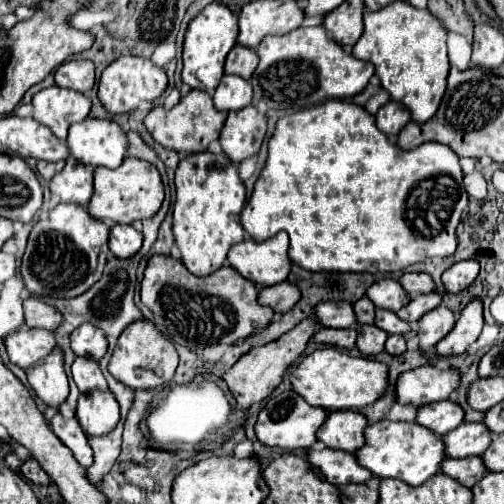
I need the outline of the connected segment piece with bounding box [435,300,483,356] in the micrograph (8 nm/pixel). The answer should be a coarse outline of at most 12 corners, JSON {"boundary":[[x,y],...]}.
{"boundary":[[471,300],[437,356],[463,354],[483,330],[483,304]]}

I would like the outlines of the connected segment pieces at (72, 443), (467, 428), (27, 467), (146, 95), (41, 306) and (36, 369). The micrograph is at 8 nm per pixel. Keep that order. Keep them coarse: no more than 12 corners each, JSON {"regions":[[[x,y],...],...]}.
{"regions":[[[51,418],[55,436],[89,468],[93,452],[77,418]],[[463,422],[441,440],[445,456],[481,456],[491,442],[483,422]],[[35,458],[23,462],[21,474],[33,484],[49,484]],[[121,56],[99,82],[111,114],[157,100],[167,88],[161,66]],[[43,300],[23,302],[29,328],[55,330],[63,316]],[[61,348],[27,368],[43,404],[59,408],[67,394]]]}

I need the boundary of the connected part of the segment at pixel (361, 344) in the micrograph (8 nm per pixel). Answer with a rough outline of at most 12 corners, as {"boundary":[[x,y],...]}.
{"boundary":[[375,324],[357,326],[357,348],[363,356],[385,350],[387,334]]}

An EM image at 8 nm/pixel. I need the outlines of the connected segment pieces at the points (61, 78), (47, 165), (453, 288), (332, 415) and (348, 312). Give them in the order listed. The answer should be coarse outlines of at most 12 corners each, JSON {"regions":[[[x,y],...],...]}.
{"regions":[[[91,60],[57,68],[55,84],[79,92],[95,86]],[[37,162],[37,170],[51,180],[65,162]],[[463,260],[443,272],[445,292],[459,294],[473,284],[479,262]],[[329,412],[317,440],[355,452],[365,444],[359,412]],[[321,302],[313,318],[325,328],[355,328],[349,302]]]}

